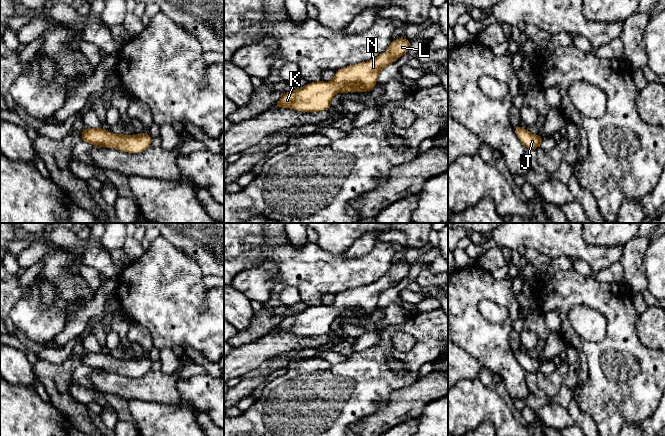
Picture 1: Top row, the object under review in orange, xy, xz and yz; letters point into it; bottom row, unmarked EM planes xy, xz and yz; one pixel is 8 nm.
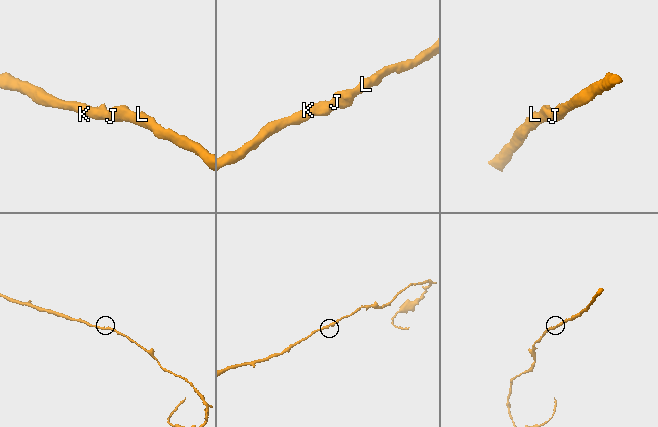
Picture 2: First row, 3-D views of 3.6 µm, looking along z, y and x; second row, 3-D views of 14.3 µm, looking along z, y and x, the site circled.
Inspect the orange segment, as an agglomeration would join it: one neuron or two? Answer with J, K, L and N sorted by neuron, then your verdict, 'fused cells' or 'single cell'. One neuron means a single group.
J K L N; single cell

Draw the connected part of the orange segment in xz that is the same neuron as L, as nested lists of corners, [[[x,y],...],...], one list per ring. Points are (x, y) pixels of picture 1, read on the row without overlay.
[[[398,261],[392,265],[386,275],[381,279],[358,288],[340,292],[335,295],[334,303],[330,306],[315,305],[307,307],[304,311],[292,315],[287,315],[274,329],[277,332],[290,332],[299,336],[321,336],[331,331],[334,320],[340,317],[350,316],[369,316],[374,313],[377,308],[380,296],[394,287],[394,283],[400,283],[405,277],[409,276],[411,268],[410,263]]]

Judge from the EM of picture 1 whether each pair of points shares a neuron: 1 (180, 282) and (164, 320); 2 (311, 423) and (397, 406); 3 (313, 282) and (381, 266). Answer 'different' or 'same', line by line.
1: same
2: different
3: same

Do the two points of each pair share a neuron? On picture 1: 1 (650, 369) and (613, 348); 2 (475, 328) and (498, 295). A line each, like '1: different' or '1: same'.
1: same
2: same

